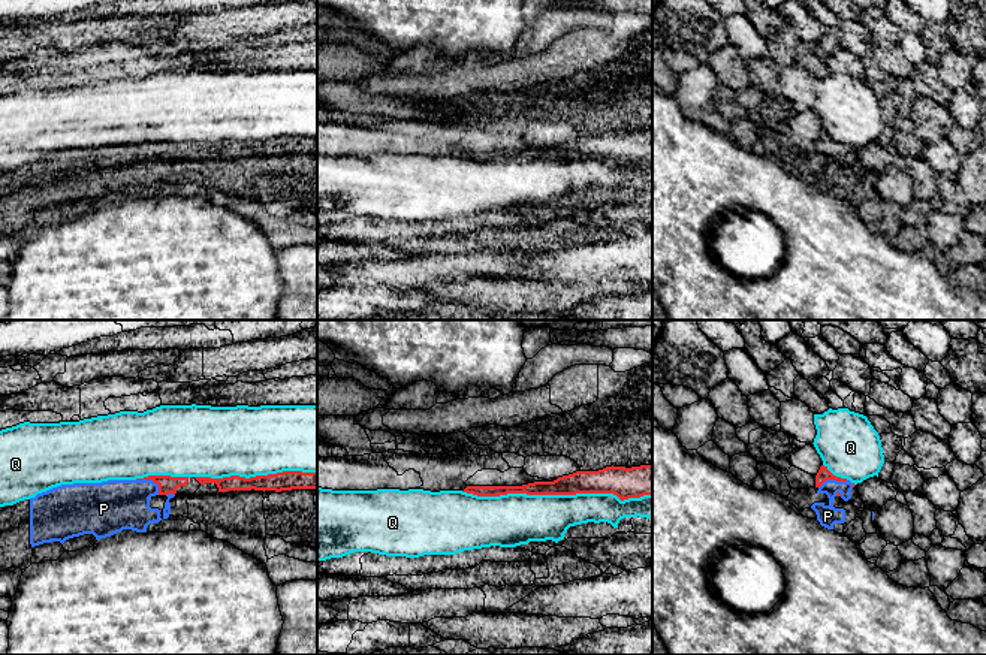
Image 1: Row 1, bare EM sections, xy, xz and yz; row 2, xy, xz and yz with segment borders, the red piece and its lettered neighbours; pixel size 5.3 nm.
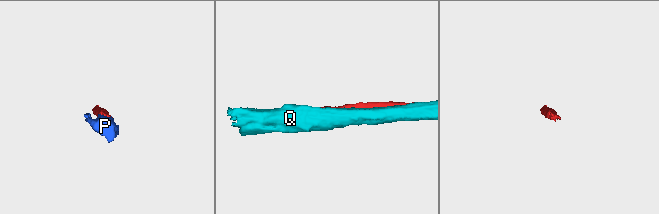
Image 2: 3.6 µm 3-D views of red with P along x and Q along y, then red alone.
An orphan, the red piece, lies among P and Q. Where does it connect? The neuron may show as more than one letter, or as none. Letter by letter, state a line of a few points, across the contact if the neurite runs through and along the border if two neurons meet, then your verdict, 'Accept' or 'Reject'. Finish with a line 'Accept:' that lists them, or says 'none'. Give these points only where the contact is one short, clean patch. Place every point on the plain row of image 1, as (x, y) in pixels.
P: Accept
Q: Reject
Accept: P

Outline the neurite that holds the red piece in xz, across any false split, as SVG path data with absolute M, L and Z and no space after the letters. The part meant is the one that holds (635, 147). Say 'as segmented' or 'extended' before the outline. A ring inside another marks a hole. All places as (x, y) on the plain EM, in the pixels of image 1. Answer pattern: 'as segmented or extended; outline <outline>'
as segmented; outline M612 130L598 136L576 136L554 147L534 147L522 151L467 151L462 157L477 162L613 159L624 166L652 160L652 130L631 133Z

